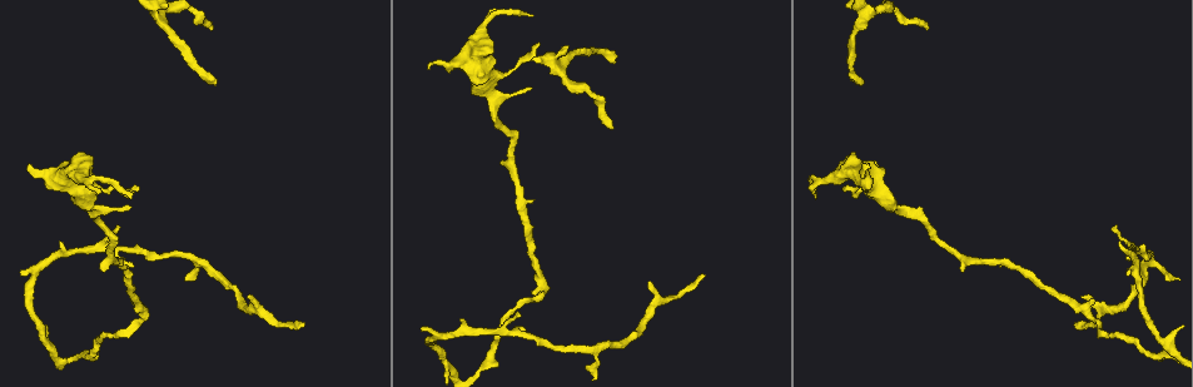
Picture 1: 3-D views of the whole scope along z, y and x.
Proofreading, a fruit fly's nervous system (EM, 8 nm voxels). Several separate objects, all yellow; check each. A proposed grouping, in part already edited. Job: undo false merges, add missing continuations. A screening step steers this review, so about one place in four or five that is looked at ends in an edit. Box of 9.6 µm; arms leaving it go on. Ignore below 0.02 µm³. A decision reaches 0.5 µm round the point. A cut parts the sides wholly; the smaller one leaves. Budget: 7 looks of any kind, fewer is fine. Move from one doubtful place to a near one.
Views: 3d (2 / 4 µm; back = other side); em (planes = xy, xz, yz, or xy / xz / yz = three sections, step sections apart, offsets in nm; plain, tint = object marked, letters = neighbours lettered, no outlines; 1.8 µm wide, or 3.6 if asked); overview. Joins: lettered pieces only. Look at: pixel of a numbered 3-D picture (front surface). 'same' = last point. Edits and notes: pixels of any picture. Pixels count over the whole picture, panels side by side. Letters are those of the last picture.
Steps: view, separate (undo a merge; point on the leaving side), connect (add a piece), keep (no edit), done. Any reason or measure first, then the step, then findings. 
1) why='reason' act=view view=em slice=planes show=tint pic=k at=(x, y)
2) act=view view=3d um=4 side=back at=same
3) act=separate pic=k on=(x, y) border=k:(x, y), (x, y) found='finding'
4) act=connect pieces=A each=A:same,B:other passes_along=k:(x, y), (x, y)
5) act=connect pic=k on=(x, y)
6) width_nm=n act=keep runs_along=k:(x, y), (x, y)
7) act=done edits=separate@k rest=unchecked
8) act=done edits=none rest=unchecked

why='an open end' act=view view=em um=3.6 slice=planes show=letters pic=1 at=(616, 60)

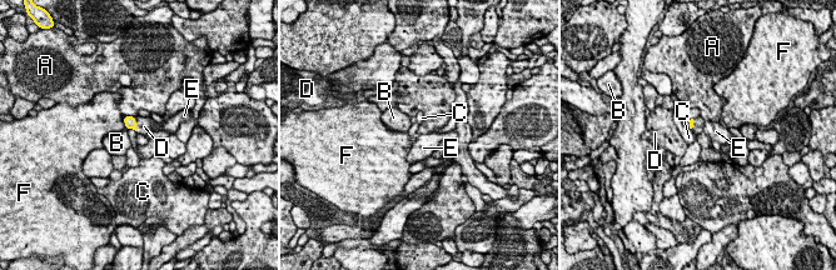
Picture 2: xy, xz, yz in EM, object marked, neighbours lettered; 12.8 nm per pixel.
act=connect pieces=D each=A:other,B:other,C:other,D:same,E:other,F:other passes_along=2:(129, 121), (135, 124), (144, 126) found='the cell continues'

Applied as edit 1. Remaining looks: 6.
why='branch stops here' act=view view=em slice=yz step=8 show=letters pic=1 at=(212, 30)

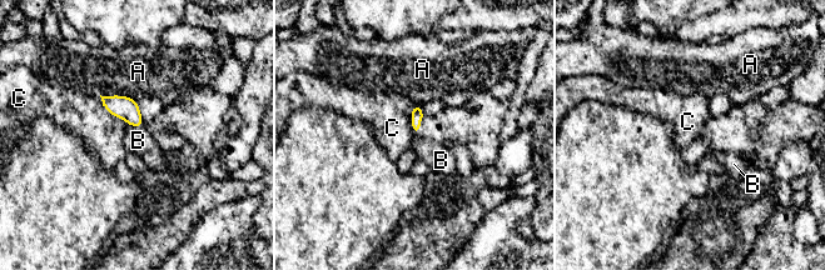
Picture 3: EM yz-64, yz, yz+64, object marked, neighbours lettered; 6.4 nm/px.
longest_contact=A:260nm act=keep each=A:other,B:other,C:other found='no lettered piece goes on from it'

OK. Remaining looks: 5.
why='free end' act=view view=3d um=2 side=back pic=1 at=(129, 205)

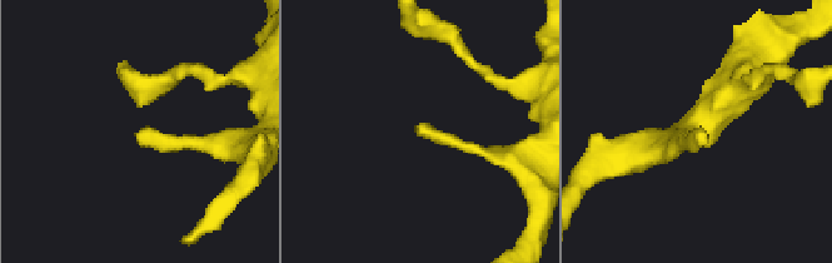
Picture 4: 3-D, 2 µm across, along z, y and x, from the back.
act=view view=em slice=planes show=letters pic=4 at=(416, 128)

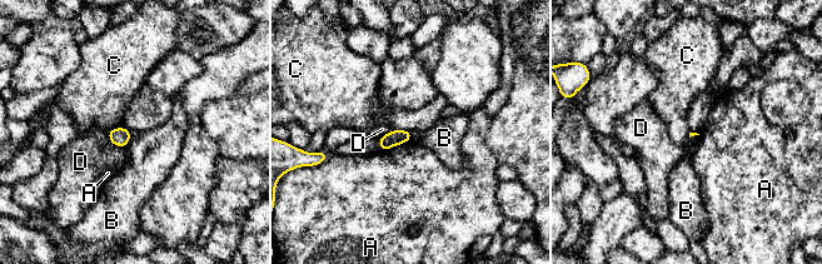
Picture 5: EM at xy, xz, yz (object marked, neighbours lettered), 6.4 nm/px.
act=keep each=A:other,B:other,C:other,D:other border=5:(390, 129), (407, 129), (412, 133) found='no lettered piece goes on from it'

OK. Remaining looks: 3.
act=done edits=connect@2 rest=unchecked

